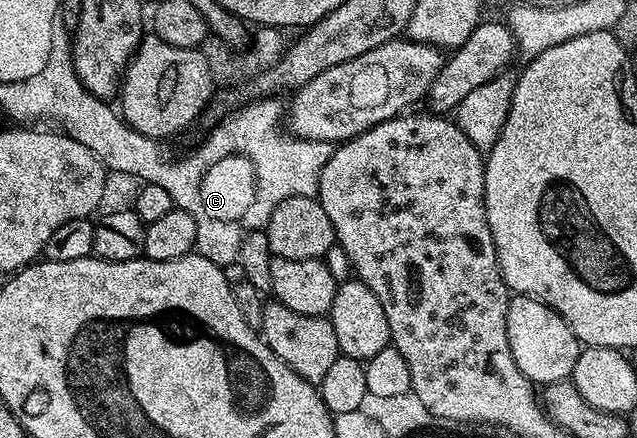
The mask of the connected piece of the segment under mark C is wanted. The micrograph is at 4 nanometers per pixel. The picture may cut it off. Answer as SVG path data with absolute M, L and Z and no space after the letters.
M61 86L61 96L69 94L73 98L47 98L47 104L35 106L33 114L49 114L49 122L54 122L66 135L72 136L89 150L103 164L108 173L120 172L123 176L140 176L145 184L156 184L169 190L169 198L173 198L176 208L185 210L197 222L197 238L195 246L198 255L209 258L209 262L220 266L234 265L239 258L239 247L243 241L245 230L266 229L273 210L285 198L294 196L319 195L319 179L325 162L329 162L333 151L332 141L302 140L300 136L292 136L285 130L281 121L285 116L285 108L275 98L255 98L244 108L236 107L199 145L195 152L183 156L180 160L166 160L159 153L160 145L151 137L141 134L128 126L127 121L114 107L111 108L106 99L94 96L85 86Z

